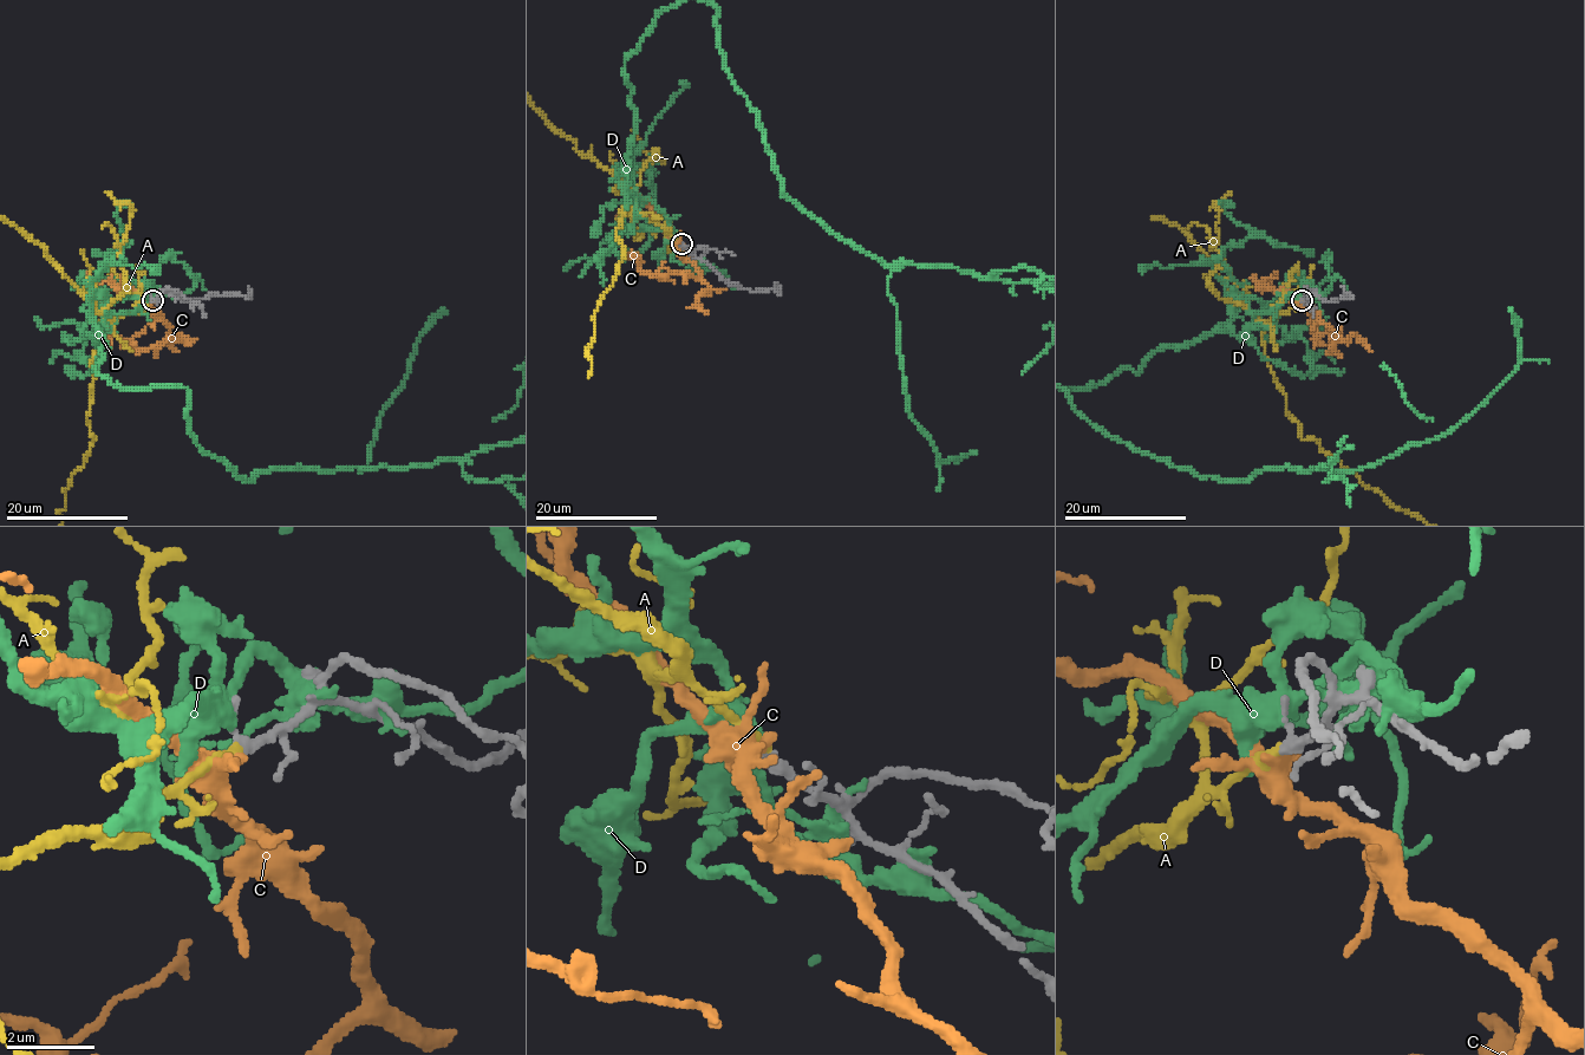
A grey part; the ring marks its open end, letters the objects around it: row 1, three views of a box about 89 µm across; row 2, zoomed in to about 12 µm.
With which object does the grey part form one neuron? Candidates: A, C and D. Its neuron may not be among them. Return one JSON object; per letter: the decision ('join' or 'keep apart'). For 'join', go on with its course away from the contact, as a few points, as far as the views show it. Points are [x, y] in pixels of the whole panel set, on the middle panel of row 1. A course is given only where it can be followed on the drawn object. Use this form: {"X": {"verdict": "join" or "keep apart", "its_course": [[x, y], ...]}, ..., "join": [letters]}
{"A": {"verdict": "join"}, "C": {"verdict": "keep apart"}, "D": {"verdict": "keep apart"}, "join": ["A"]}

